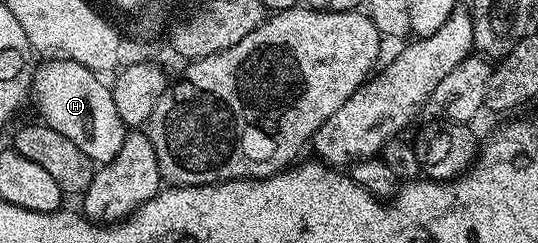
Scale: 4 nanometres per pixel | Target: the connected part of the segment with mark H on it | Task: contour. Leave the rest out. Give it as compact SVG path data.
M52 57L47 61L49 63L44 63L32 71L30 103L36 106L36 111L40 114L37 116L46 126L58 129L62 137L70 137L70 141L74 141L74 145L78 145L78 149L82 149L82 153L86 153L86 157L90 157L93 164L103 165L114 161L114 157L118 157L118 149L122 149L126 128L118 117L111 86L107 82L99 83L97 73L78 61L65 57Z

